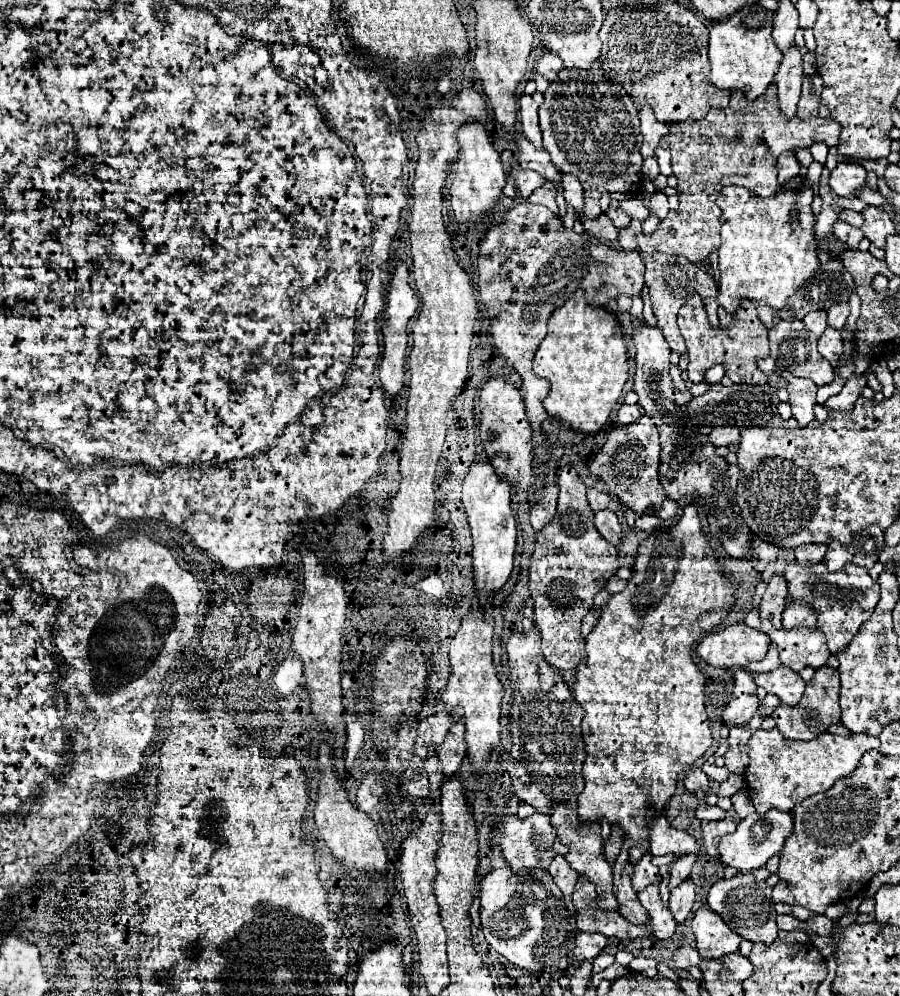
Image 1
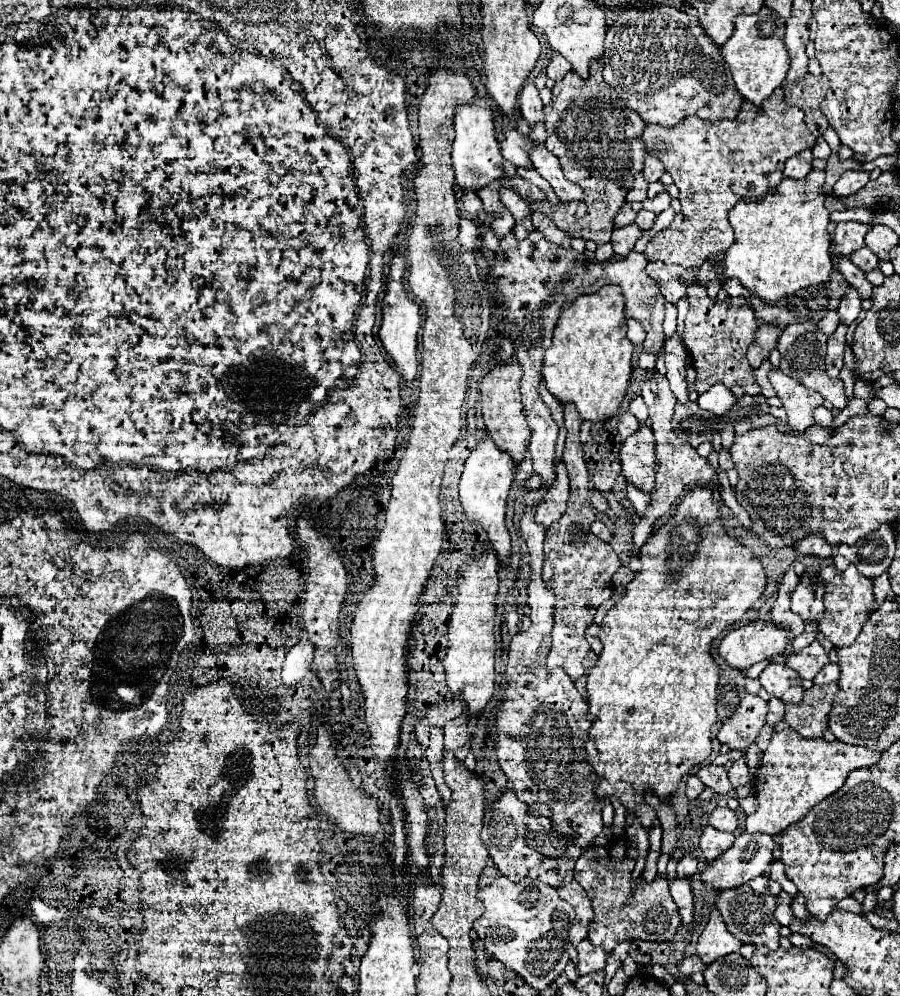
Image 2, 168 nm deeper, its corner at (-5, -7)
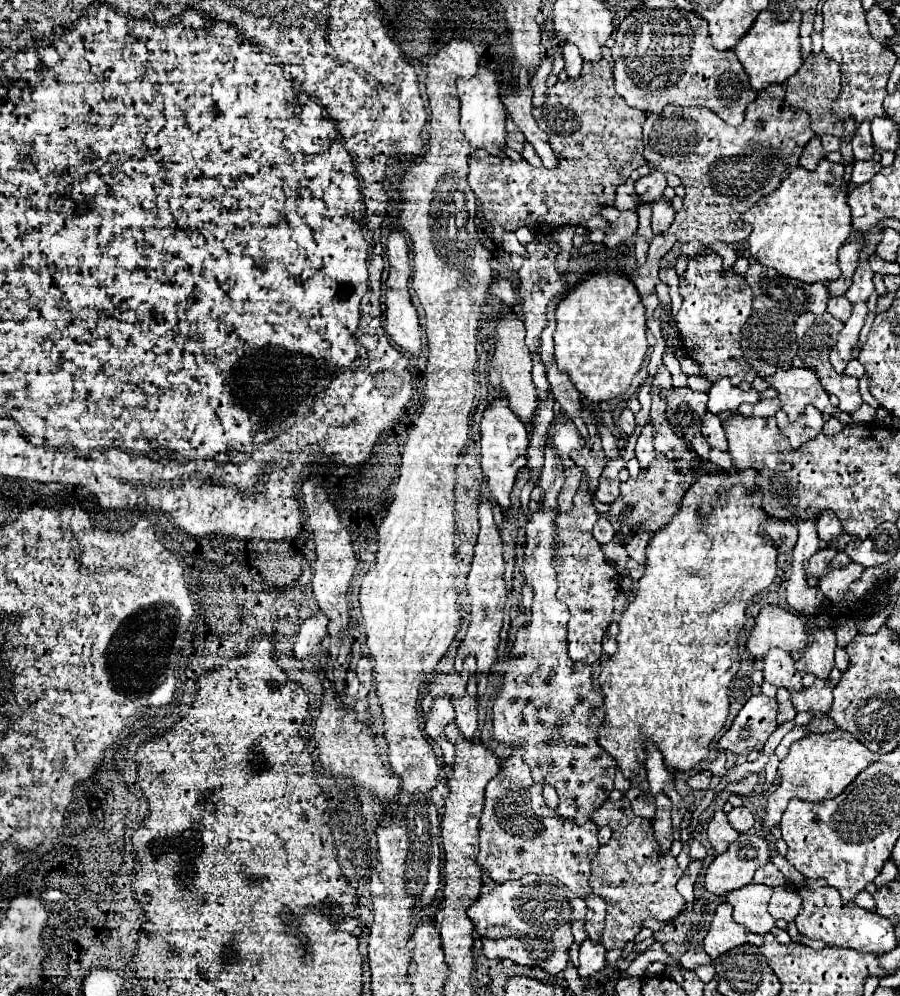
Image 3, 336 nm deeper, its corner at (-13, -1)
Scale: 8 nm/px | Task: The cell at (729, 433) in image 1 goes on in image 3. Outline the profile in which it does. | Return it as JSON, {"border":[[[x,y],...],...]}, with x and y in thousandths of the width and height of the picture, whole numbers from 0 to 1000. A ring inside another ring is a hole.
{"border":[[[779,435],[773,436],[771,441],[767,444],[767,447],[780,462],[787,462],[790,449]]]}

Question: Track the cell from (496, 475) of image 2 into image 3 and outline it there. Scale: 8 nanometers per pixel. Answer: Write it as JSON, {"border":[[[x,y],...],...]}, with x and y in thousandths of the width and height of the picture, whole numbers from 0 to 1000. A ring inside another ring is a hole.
{"border":[[[553,398],[540,412],[533,426],[533,448],[536,448],[536,472],[542,480],[542,488],[551,504],[558,512],[567,510],[567,492],[571,488],[573,476],[584,468],[584,450],[587,450],[587,432],[571,414],[567,414],[567,408],[562,406],[562,398]]]}

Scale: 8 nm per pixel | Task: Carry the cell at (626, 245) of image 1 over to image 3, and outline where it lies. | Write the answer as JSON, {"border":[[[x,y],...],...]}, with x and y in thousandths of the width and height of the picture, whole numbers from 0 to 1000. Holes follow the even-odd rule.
{"border":[[[671,207],[669,217],[680,229],[671,237],[671,245],[676,249],[684,249],[689,243],[693,243],[707,235],[707,229],[709,229],[707,211],[684,211],[682,207]]]}

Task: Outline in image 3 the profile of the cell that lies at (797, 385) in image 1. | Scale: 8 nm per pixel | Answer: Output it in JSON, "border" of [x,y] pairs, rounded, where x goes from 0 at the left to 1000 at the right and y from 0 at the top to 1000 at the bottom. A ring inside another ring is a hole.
{"border":[[[864,369],[858,378],[851,378],[851,384],[864,394],[867,410],[876,416],[880,424],[893,414],[898,406],[902,406],[913,416],[931,420],[938,428],[949,426],[944,416],[922,406],[918,392],[909,384],[907,376],[898,369],[878,369],[878,371]]]}

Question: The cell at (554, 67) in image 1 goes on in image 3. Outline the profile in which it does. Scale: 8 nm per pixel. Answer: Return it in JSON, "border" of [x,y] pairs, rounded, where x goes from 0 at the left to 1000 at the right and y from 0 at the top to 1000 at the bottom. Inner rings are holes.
{"border":[[[629,44],[629,46],[627,46],[627,60],[629,60],[627,70],[629,70],[636,78],[642,78],[649,60],[647,60],[647,56],[644,56],[644,52],[642,52],[642,48],[640,48],[638,44]]]}

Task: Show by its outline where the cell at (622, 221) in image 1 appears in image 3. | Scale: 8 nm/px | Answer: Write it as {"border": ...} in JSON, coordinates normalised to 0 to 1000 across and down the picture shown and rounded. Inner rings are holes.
{"border":[[[698,179],[693,185],[687,187],[682,207],[687,211],[707,211],[707,195],[704,195],[704,181],[702,179]]]}

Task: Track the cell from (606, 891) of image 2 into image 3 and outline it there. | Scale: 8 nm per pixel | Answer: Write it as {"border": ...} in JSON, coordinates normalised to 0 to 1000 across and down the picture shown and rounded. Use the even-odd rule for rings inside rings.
{"border":[[[691,799],[687,805],[673,801],[667,811],[656,815],[656,823],[680,831],[680,841],[673,849],[667,849],[664,859],[658,865],[656,880],[658,894],[676,908],[669,948],[673,952],[693,952],[696,946],[704,944],[716,924],[749,924],[758,916],[762,906],[751,894],[751,886],[756,884],[758,873],[744,855],[738,855],[738,859],[742,859],[742,876],[738,876],[738,871],[733,873],[738,865],[733,863],[736,855],[727,841],[724,825],[720,821],[707,819],[696,799]]]}

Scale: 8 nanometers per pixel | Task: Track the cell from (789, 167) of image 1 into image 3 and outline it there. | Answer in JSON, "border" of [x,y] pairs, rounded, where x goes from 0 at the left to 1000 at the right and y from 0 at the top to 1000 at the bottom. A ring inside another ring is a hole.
{"border":[[[904,137],[904,139],[896,145],[896,149],[893,149],[891,159],[889,159],[889,165],[891,165],[896,171],[904,171],[907,165],[909,165],[909,161],[913,161],[916,157],[918,157],[918,153],[916,153],[916,149],[913,149],[911,137]]]}

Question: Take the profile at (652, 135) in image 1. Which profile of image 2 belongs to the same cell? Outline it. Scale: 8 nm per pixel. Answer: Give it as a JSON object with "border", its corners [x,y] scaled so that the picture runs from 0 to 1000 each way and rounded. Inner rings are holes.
{"border":[[[718,155],[718,163],[716,163],[718,183],[729,183],[729,181],[733,181],[736,175],[738,175],[736,163],[731,163],[731,159],[727,159],[727,155]]]}

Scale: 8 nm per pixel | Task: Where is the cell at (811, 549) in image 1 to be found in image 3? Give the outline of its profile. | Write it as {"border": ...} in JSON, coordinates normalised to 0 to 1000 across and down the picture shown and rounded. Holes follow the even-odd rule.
{"border":[[[916,512],[911,518],[909,518],[909,538],[911,542],[916,542],[918,546],[924,546],[933,536],[936,536],[936,526],[931,522],[931,518],[922,512]]]}

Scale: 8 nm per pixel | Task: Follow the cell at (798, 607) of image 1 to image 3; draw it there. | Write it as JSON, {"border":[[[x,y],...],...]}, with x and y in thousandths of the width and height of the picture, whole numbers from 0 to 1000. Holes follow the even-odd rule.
{"border":[[[913,550],[913,552],[909,552],[904,558],[900,558],[898,568],[896,568],[896,574],[898,576],[904,576],[907,580],[911,580],[913,574],[918,574],[920,564],[929,558],[929,554],[931,554],[929,550]]]}

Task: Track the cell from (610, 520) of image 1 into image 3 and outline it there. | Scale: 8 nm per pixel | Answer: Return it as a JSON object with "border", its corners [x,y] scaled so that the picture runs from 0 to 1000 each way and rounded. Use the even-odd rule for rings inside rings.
{"border":[[[667,519],[659,529],[659,538],[664,544],[678,544],[682,540],[682,530],[671,519]]]}

